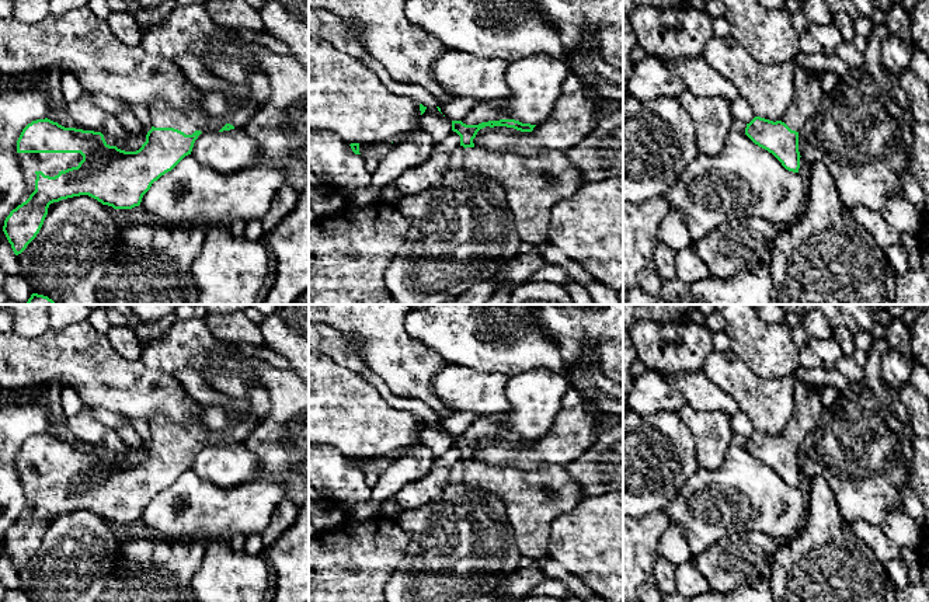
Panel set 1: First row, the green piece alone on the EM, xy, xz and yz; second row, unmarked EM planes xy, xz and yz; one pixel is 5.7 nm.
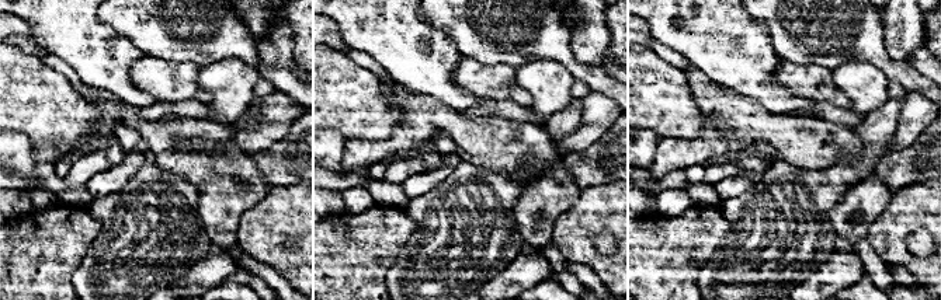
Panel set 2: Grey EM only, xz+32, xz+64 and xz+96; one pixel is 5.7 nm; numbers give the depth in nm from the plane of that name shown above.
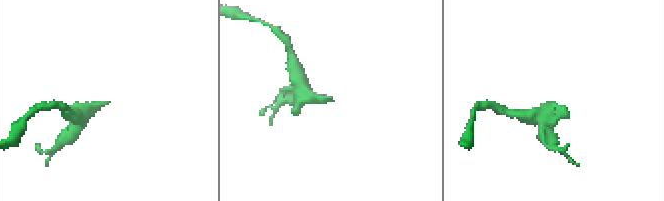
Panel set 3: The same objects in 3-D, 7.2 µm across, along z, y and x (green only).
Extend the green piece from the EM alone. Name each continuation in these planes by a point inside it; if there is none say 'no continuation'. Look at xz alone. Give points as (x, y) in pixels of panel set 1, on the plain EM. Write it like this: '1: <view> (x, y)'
1: xz (533, 501)

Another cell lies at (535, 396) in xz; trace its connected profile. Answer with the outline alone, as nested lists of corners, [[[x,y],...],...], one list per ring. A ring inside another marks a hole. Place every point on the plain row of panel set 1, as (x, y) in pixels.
[[[536,368],[508,376],[505,397],[511,404],[507,424],[495,424],[488,415],[480,415],[462,436],[479,439],[488,435],[515,434],[540,439],[552,428],[563,410],[561,399],[573,386],[571,379],[546,368]]]

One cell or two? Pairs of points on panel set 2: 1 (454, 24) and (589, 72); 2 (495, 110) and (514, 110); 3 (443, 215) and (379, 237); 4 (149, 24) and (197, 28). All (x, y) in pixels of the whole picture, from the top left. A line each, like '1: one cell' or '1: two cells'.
1: one cell
2: one cell
3: two cells
4: one cell

